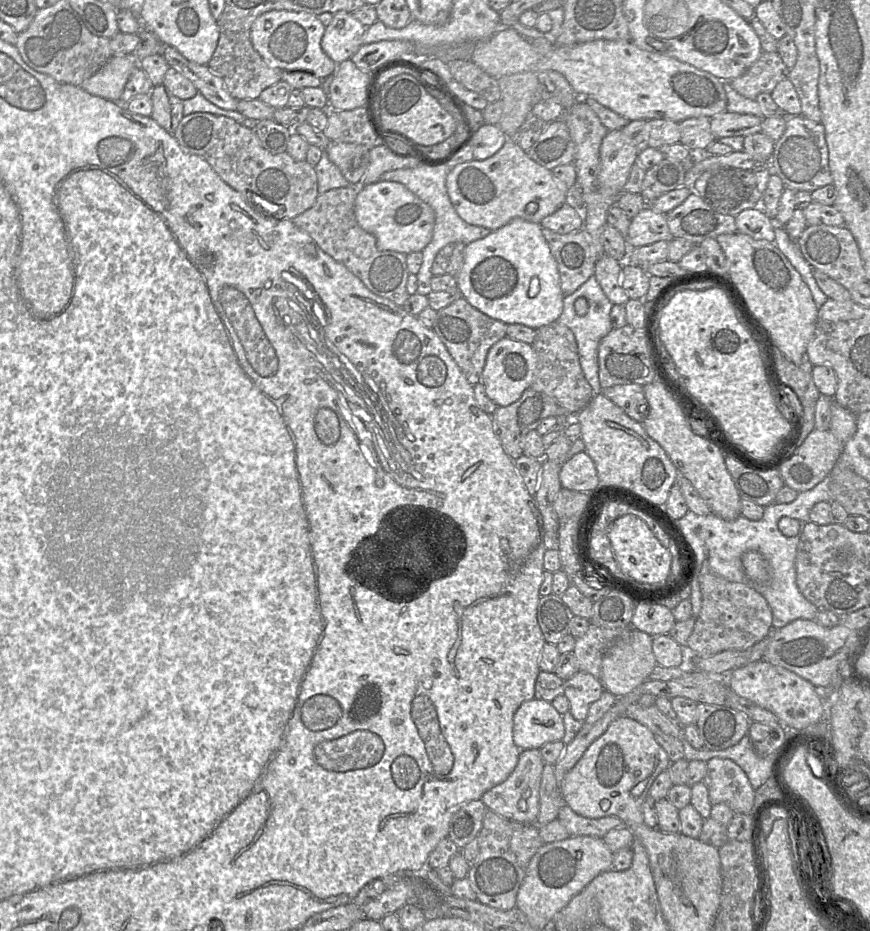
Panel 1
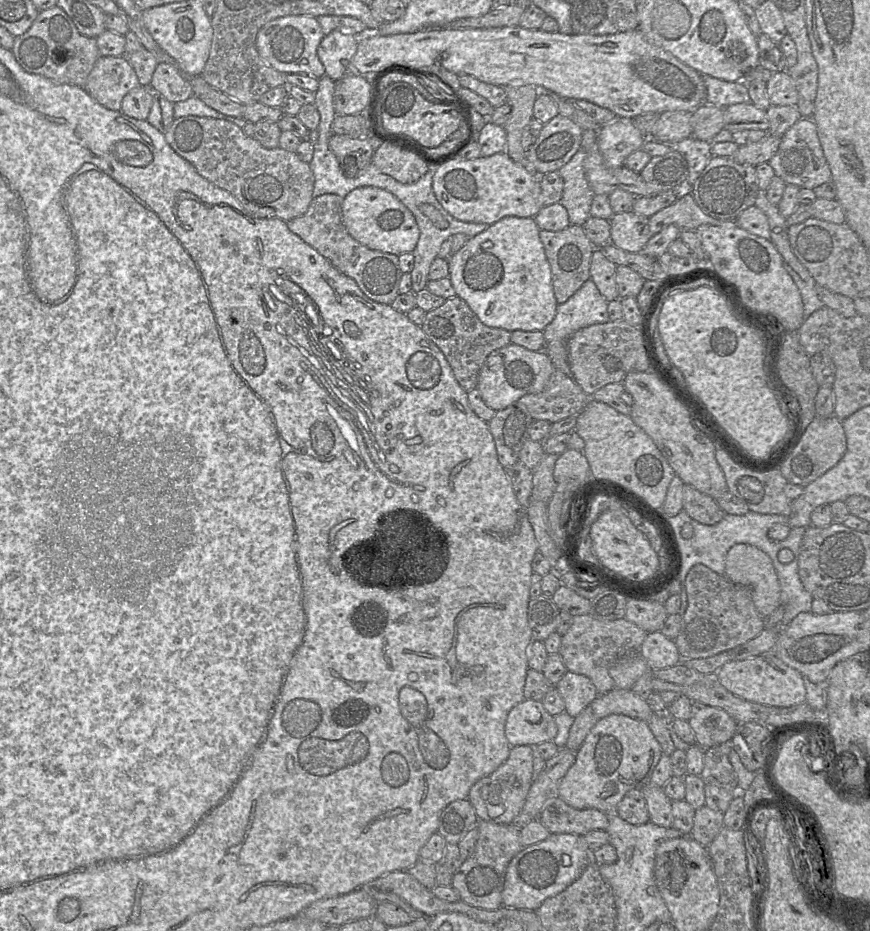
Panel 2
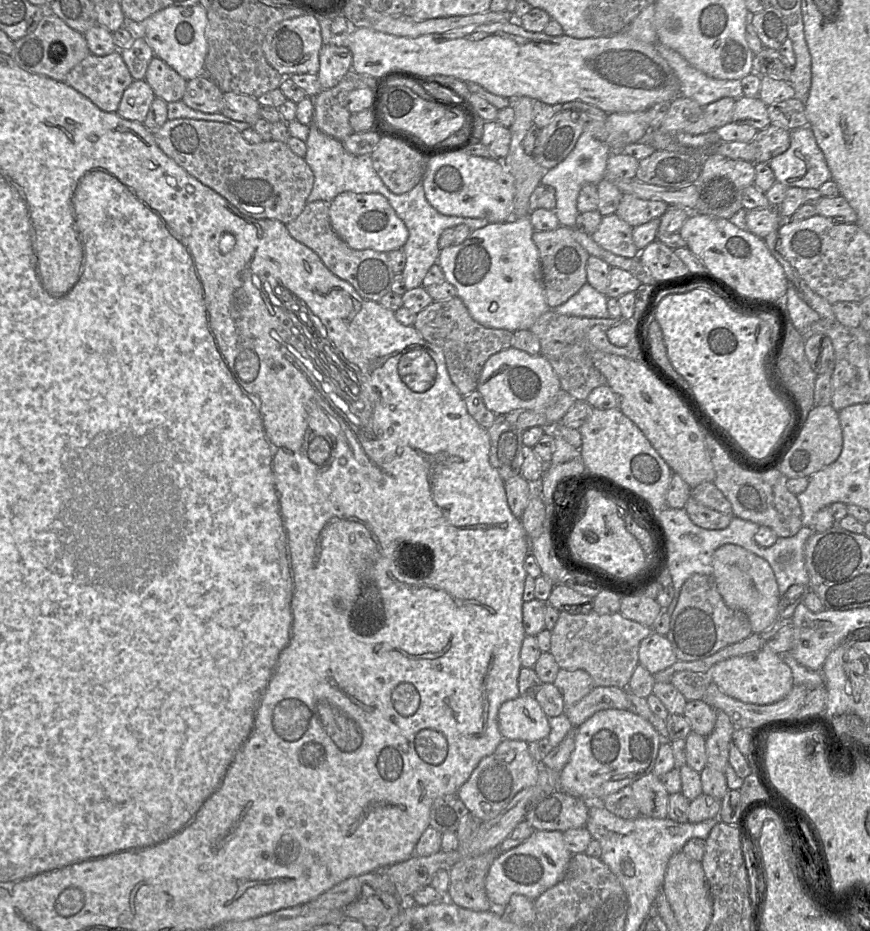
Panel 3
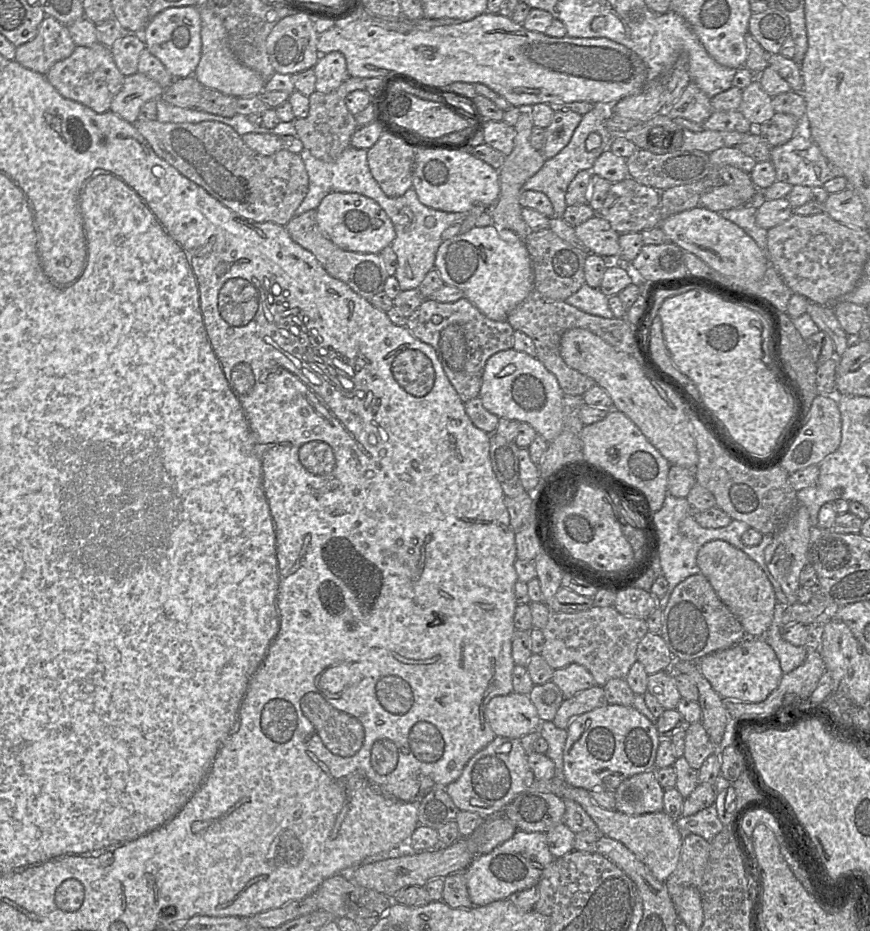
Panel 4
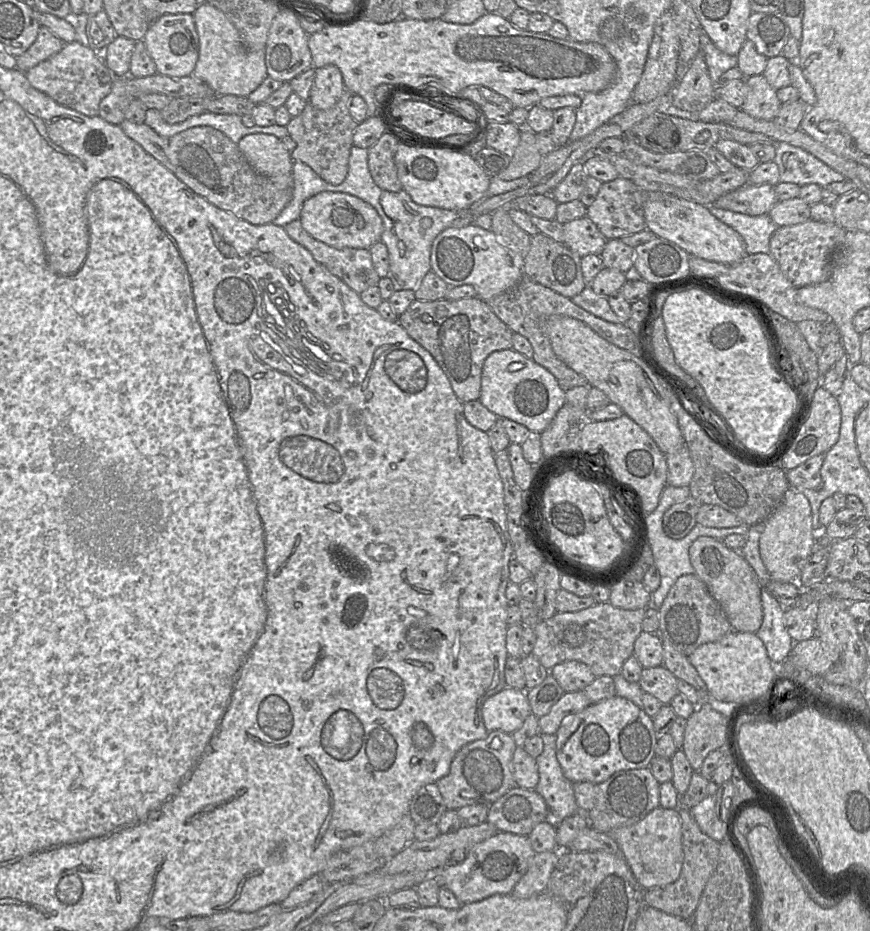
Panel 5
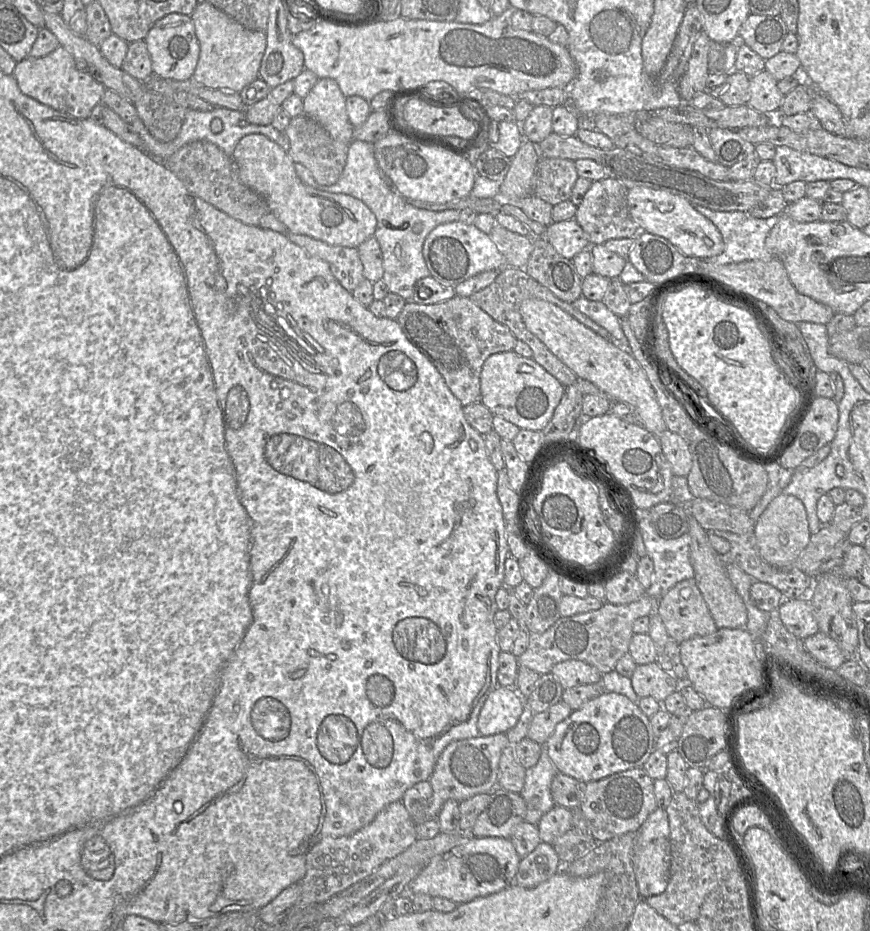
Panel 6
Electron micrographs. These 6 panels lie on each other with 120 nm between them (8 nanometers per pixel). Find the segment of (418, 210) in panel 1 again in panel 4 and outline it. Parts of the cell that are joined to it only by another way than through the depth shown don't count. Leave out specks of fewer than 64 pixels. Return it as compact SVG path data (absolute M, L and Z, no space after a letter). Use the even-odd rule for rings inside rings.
M329 193L321 200L316 212L322 235L346 251L379 254L396 236L392 221L379 204L358 193Z

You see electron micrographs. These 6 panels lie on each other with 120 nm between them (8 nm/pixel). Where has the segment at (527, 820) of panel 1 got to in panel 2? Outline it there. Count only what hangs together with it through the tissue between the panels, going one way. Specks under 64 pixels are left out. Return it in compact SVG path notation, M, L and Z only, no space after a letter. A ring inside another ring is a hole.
M513 746L507 760L494 772L479 779L470 789L467 799L478 820L498 824L511 824L521 812L532 784L534 747Z

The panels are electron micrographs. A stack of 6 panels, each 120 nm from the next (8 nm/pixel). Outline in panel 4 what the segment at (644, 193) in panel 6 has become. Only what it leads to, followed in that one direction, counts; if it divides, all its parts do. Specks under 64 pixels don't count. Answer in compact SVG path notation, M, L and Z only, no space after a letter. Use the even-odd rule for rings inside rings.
M695 207L666 218L659 225L670 242L684 252L690 252L722 275L752 282L760 281L769 265L767 253L736 224L722 218L717 212Z

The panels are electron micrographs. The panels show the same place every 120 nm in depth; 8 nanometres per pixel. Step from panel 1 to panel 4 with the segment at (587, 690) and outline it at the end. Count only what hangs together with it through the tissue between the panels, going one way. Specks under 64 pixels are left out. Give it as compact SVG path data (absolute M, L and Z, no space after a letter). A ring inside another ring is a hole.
M577 663L555 669L551 681L560 689L564 699L571 698L596 685L592 674L584 666Z

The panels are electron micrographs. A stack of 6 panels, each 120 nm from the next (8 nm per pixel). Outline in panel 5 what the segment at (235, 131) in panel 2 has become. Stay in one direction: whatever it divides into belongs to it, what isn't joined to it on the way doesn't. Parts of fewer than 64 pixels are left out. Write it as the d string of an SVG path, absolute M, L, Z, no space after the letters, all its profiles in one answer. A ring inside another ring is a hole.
M125 119L119 126L193 192L251 224L272 223L292 199L292 174L269 177L258 173L238 145L213 127L192 127L171 137L163 137L145 123Z

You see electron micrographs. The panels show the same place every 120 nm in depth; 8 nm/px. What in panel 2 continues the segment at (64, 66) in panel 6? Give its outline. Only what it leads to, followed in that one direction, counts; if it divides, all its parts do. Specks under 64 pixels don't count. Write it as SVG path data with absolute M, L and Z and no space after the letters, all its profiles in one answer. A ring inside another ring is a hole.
M100 56L84 84L85 91L110 110L120 110L123 97L140 86L128 56Z

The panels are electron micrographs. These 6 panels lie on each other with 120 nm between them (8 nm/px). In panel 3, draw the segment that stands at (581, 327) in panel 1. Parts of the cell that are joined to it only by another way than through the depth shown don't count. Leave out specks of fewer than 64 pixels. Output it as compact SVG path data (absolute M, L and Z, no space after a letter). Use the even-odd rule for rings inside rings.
M585 283L580 290L566 302L552 309L557 314L589 317L610 318L607 310L608 297L595 290L590 284Z

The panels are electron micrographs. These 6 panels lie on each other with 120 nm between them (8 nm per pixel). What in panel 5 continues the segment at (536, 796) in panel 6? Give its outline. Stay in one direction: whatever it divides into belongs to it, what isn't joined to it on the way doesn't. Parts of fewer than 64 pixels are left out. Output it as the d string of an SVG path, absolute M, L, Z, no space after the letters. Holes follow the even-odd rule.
M555 734L539 735L542 738L544 747L543 752L537 758L535 758L539 773L539 781L535 791L544 798L547 805L545 822L553 825L556 828L565 818L574 815L580 810L575 800L573 783L564 776L556 756Z

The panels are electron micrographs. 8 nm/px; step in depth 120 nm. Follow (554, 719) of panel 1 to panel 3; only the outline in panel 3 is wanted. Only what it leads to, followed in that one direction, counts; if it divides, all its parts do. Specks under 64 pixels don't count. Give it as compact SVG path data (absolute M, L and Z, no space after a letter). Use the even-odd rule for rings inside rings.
M521 695L500 706L498 728L504 739L527 743L547 738L551 730L548 716L535 698Z

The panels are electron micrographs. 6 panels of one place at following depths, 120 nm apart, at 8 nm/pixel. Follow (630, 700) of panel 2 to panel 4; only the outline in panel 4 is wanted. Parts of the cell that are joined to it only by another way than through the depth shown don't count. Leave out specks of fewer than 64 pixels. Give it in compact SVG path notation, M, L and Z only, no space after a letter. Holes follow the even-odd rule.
M594 685L564 699L552 722L559 729L566 729L574 718L606 705L608 702L603 687Z

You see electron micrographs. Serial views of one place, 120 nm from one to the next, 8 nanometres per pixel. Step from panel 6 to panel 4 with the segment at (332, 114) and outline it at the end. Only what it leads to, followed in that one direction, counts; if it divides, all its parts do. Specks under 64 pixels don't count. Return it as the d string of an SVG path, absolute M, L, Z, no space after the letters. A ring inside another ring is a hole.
M338 51L320 55L313 69L316 76L315 91L324 94L337 89L349 76L346 59Z

